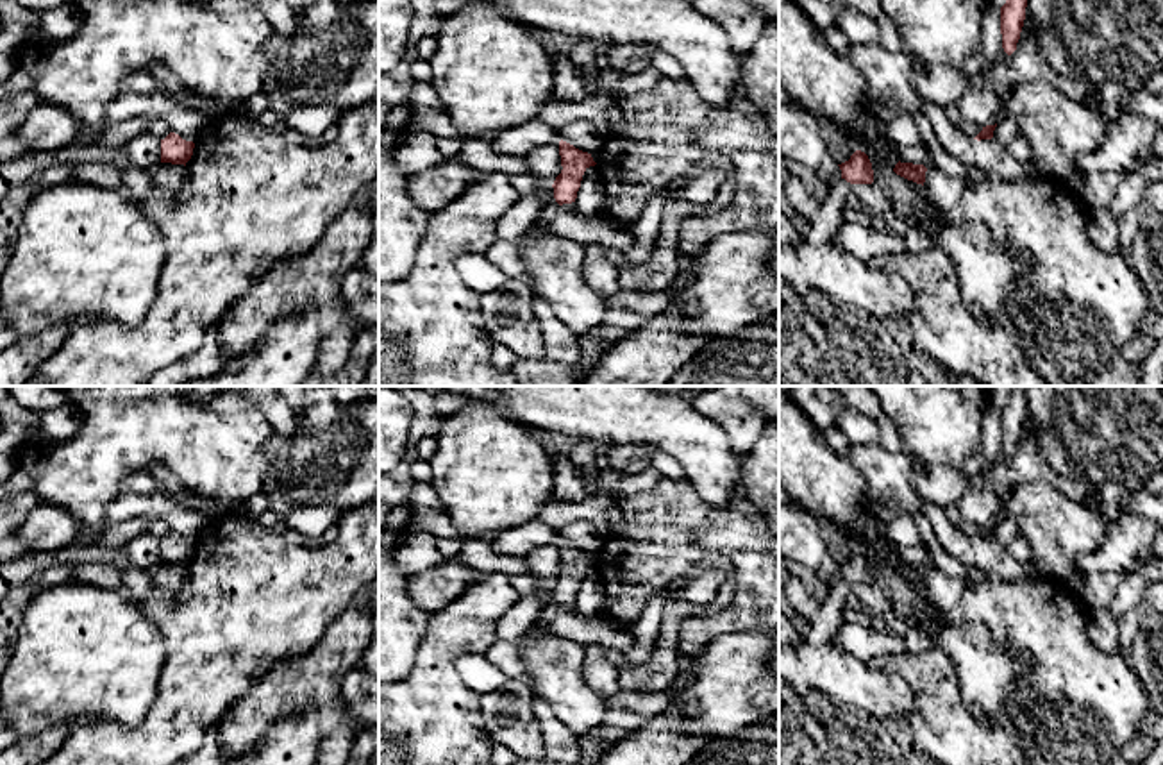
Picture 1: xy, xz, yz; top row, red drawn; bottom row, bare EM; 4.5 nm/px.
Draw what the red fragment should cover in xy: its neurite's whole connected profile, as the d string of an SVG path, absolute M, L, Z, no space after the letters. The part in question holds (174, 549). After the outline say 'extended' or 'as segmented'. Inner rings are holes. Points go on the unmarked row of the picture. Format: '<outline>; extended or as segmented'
M170 533L161 540L161 563L184 565L193 556L195 543L182 540L179 534Z; as segmented

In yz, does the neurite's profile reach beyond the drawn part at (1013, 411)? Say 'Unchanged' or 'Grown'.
Unchanged

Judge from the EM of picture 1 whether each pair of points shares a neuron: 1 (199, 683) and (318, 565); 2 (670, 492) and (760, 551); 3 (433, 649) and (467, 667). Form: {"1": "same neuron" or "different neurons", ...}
{"1": "same neuron", "2": "same neuron", "3": "different neurons"}

